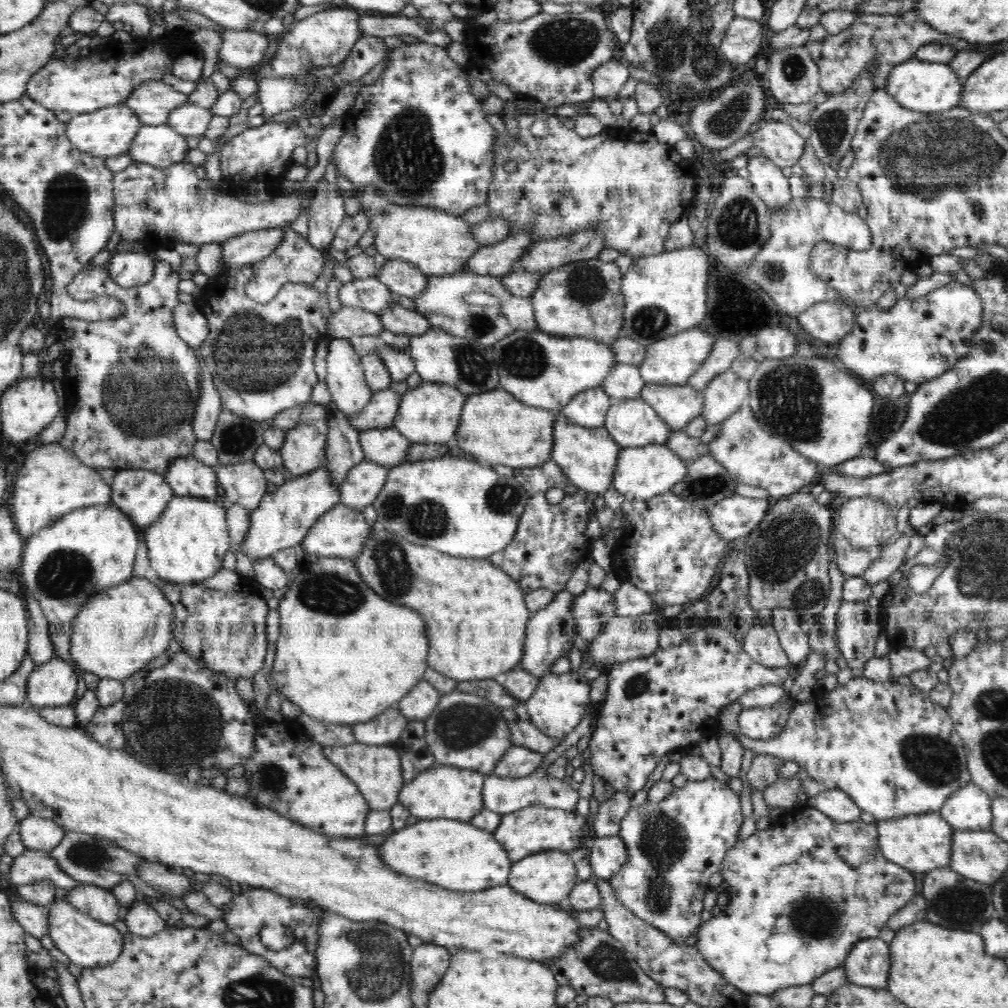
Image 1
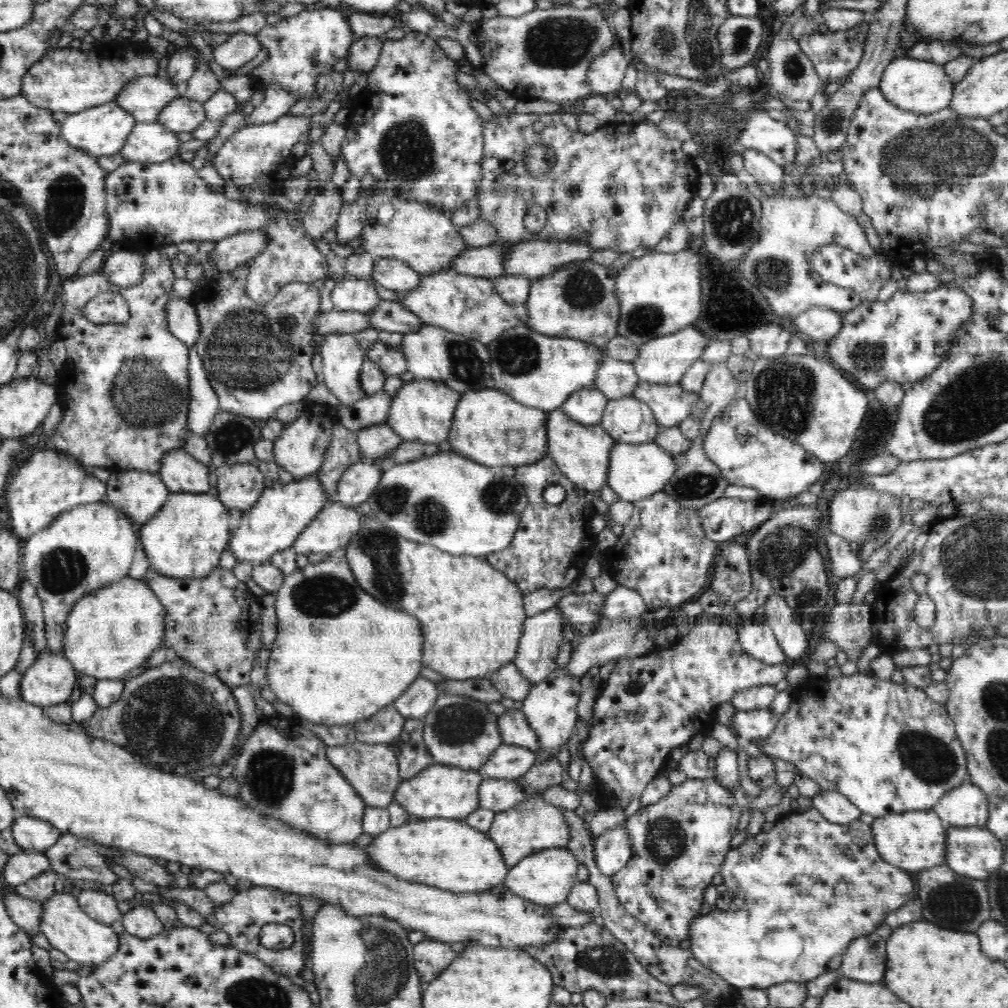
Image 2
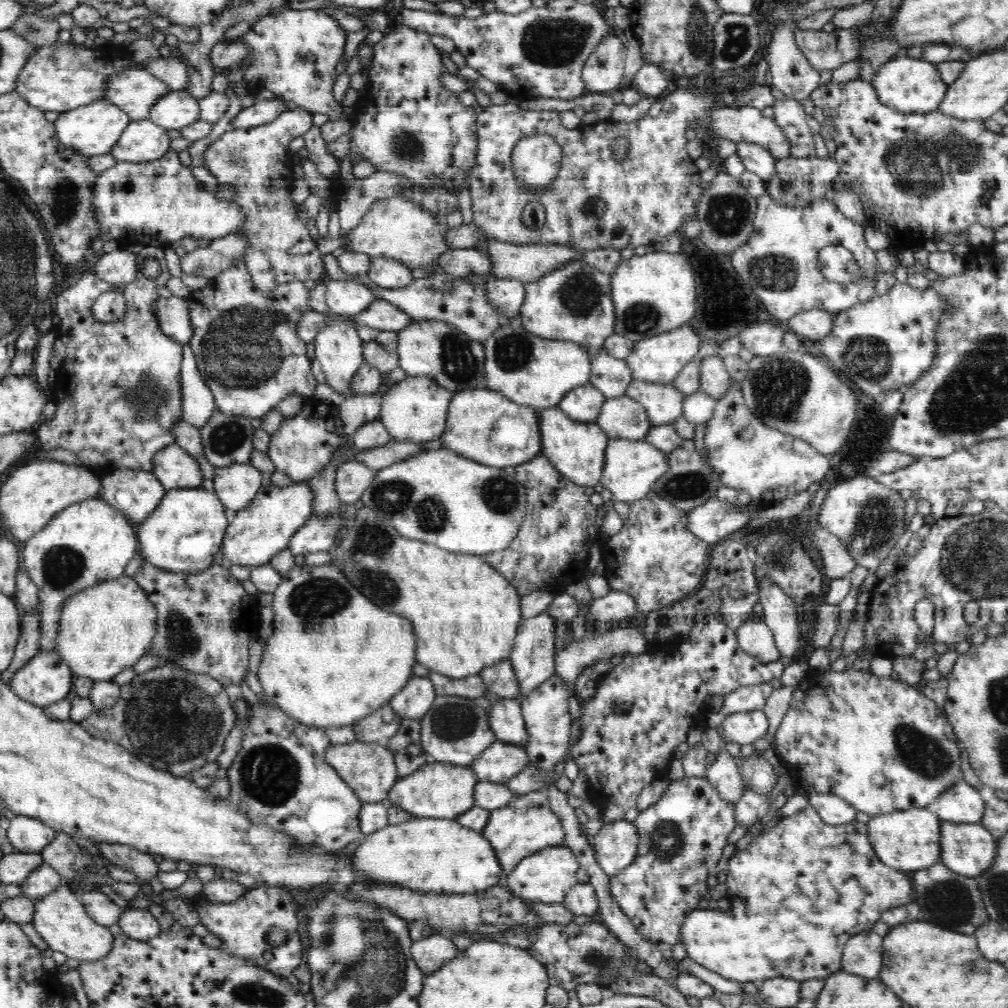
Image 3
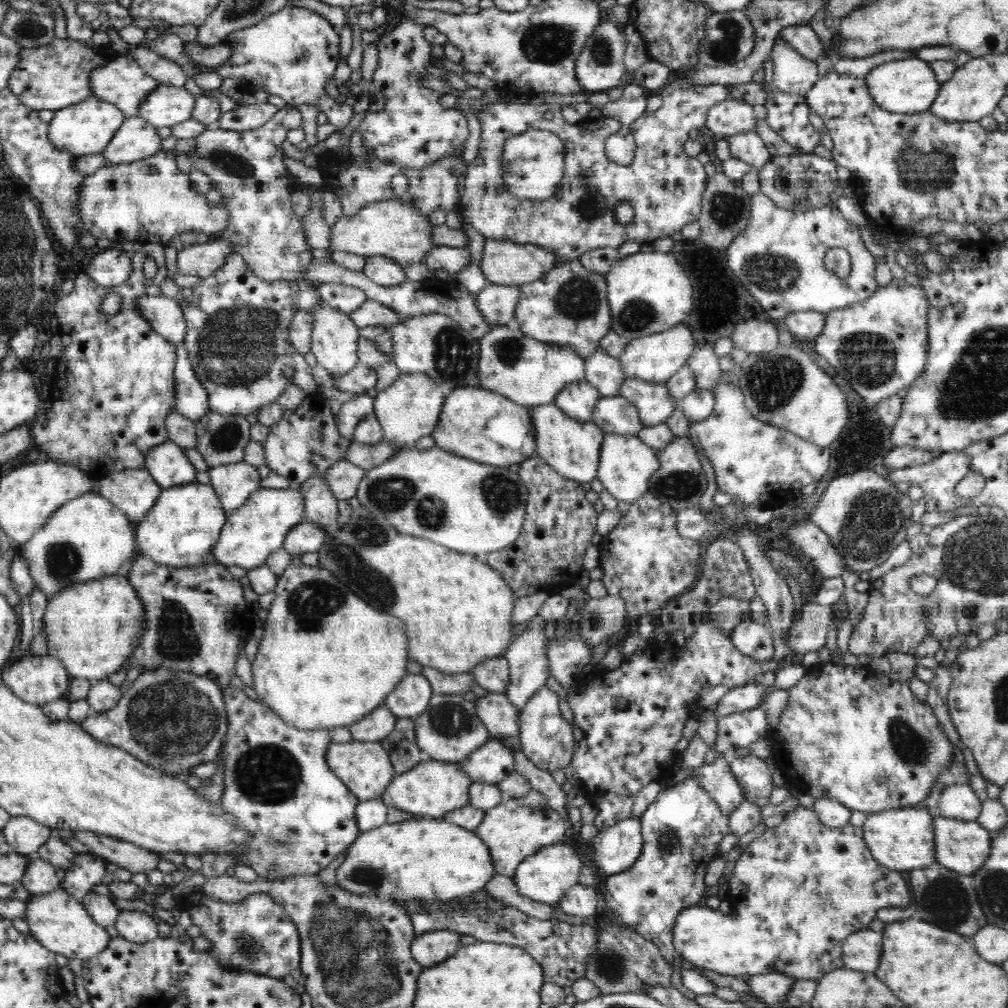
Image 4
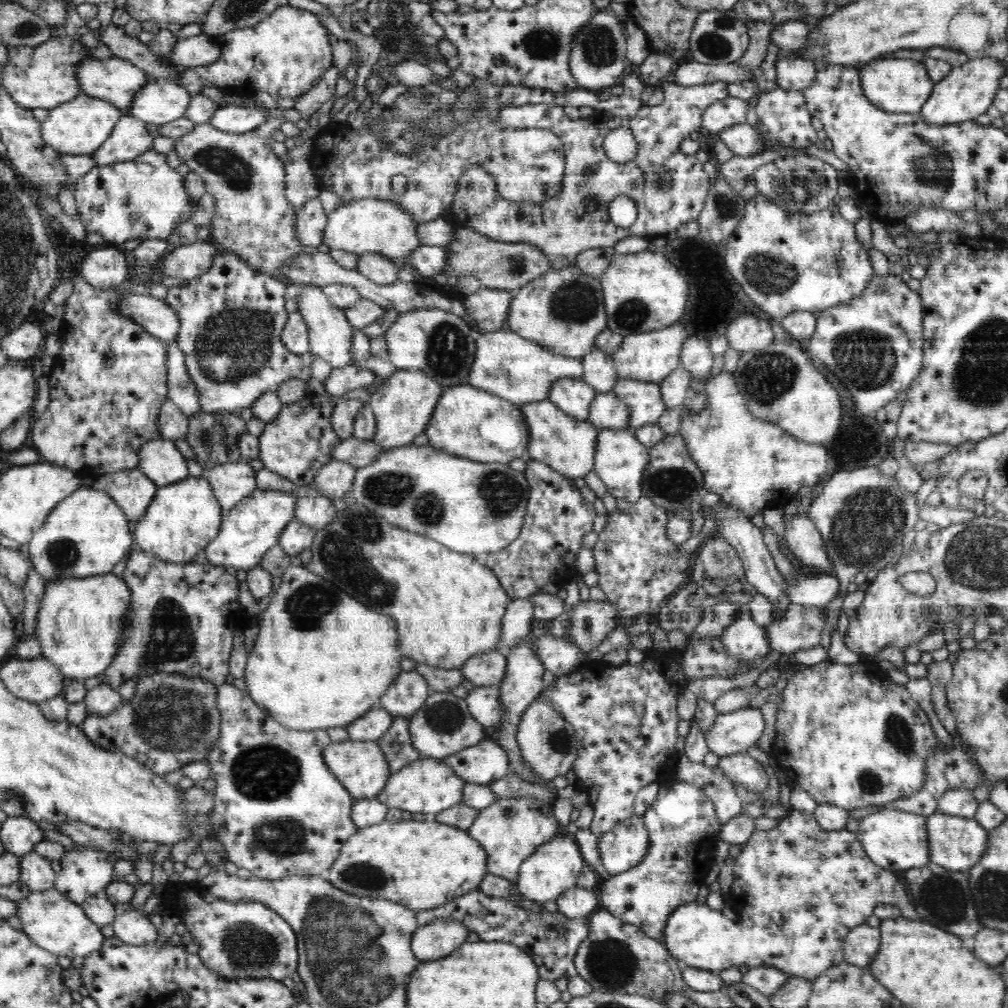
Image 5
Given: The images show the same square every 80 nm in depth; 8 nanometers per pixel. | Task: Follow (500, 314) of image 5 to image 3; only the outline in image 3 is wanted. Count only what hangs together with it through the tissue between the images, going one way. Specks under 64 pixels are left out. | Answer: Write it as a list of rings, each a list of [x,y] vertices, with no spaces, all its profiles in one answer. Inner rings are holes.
[[[492,276],[485,281],[487,301],[493,304],[497,311],[509,318],[517,318],[525,297],[525,283],[522,280],[500,280]]]

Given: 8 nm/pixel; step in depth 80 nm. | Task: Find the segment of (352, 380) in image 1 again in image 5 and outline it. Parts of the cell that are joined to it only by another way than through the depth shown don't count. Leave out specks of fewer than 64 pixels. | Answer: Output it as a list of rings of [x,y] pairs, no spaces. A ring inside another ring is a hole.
[[[314,284],[301,285],[301,294],[297,296],[298,312],[308,327],[309,351],[324,359],[332,368],[340,368],[354,364],[351,357],[351,344],[355,328],[348,322],[345,312],[332,304],[330,297],[322,291],[322,287]]]

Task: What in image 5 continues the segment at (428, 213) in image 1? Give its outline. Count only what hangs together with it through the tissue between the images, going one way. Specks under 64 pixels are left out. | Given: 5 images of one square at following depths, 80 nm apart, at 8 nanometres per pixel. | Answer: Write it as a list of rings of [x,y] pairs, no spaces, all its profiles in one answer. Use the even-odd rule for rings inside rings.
[[[356,200],[342,202],[327,214],[327,223],[322,235],[324,249],[343,250],[354,254],[378,253],[396,262],[407,263],[408,255],[419,247],[416,236],[418,223],[399,204],[388,200]]]

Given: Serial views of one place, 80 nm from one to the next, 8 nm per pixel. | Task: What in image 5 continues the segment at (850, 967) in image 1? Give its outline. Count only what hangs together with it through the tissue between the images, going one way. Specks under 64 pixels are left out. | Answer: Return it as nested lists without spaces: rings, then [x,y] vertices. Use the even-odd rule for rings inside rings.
[[[866,924],[848,931],[842,946],[845,962],[868,967],[880,948],[881,930]]]

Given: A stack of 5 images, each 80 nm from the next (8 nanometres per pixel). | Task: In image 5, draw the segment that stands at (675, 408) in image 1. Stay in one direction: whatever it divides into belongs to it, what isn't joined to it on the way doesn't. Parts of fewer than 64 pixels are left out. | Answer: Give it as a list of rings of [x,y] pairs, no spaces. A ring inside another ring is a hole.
[[[619,378],[614,383],[611,393],[630,409],[628,430],[634,431],[646,424],[656,424],[660,416],[668,412],[660,395],[659,383]]]

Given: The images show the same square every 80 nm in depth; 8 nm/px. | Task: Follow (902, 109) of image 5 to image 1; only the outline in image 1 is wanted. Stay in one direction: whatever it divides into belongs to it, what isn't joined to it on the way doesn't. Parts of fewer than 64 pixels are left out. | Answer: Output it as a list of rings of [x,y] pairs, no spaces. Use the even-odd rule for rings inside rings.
[[[911,59],[892,68],[885,82],[885,91],[904,108],[925,113],[947,111],[961,99],[963,82],[946,63],[930,63]]]

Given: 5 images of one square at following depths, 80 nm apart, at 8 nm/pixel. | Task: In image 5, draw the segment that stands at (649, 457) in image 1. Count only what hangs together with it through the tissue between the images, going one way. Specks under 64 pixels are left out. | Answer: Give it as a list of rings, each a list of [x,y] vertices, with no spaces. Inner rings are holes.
[[[602,428],[598,432],[594,456],[594,471],[604,481],[608,492],[614,498],[625,498],[631,504],[638,502],[643,495],[641,481],[644,480],[644,470],[648,468],[649,447],[640,443],[632,430],[614,430]]]

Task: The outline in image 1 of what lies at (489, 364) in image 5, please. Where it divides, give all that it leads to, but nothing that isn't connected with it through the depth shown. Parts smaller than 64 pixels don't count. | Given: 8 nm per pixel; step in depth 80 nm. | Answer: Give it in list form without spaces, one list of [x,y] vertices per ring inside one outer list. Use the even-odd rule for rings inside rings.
[[[515,330],[506,338],[493,344],[493,357],[499,372],[499,386],[517,398],[520,403],[535,408],[544,408],[558,414],[572,400],[588,389],[600,386],[604,378],[608,376],[612,367],[617,363],[615,353],[610,344],[602,344],[599,341],[584,338],[577,335],[551,335],[546,332],[534,330]]]

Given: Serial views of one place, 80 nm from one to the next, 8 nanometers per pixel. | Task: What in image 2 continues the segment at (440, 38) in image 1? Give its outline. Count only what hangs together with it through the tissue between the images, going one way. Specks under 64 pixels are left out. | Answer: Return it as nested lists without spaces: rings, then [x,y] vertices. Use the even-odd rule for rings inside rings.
[[[350,11],[348,15],[348,24],[355,40],[362,37],[378,37],[395,26],[401,26],[403,30],[406,30],[400,18],[393,19],[388,15],[361,13],[360,11]]]

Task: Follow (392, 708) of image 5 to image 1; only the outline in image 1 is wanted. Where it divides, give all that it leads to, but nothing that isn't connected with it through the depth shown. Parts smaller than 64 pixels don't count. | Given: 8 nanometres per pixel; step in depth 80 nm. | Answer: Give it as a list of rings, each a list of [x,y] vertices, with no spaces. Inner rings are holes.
[[[423,679],[395,707],[410,721],[423,721],[438,706],[440,692]]]

